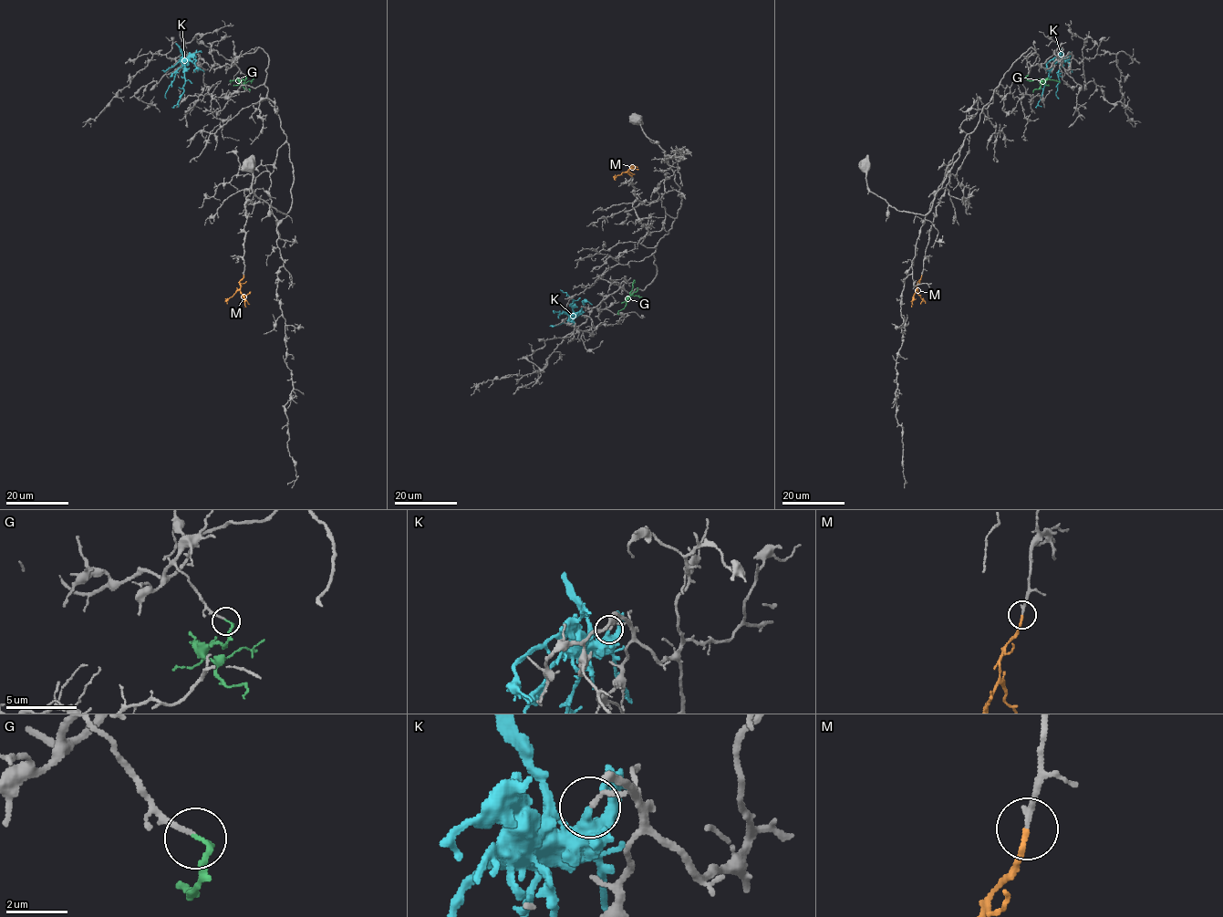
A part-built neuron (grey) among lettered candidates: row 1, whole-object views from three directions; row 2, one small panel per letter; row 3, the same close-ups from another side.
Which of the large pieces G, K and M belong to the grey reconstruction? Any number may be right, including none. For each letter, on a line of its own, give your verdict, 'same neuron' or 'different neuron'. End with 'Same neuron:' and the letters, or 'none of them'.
G: same neuron
K: different neuron
M: same neuron
Same neuron: G, M

